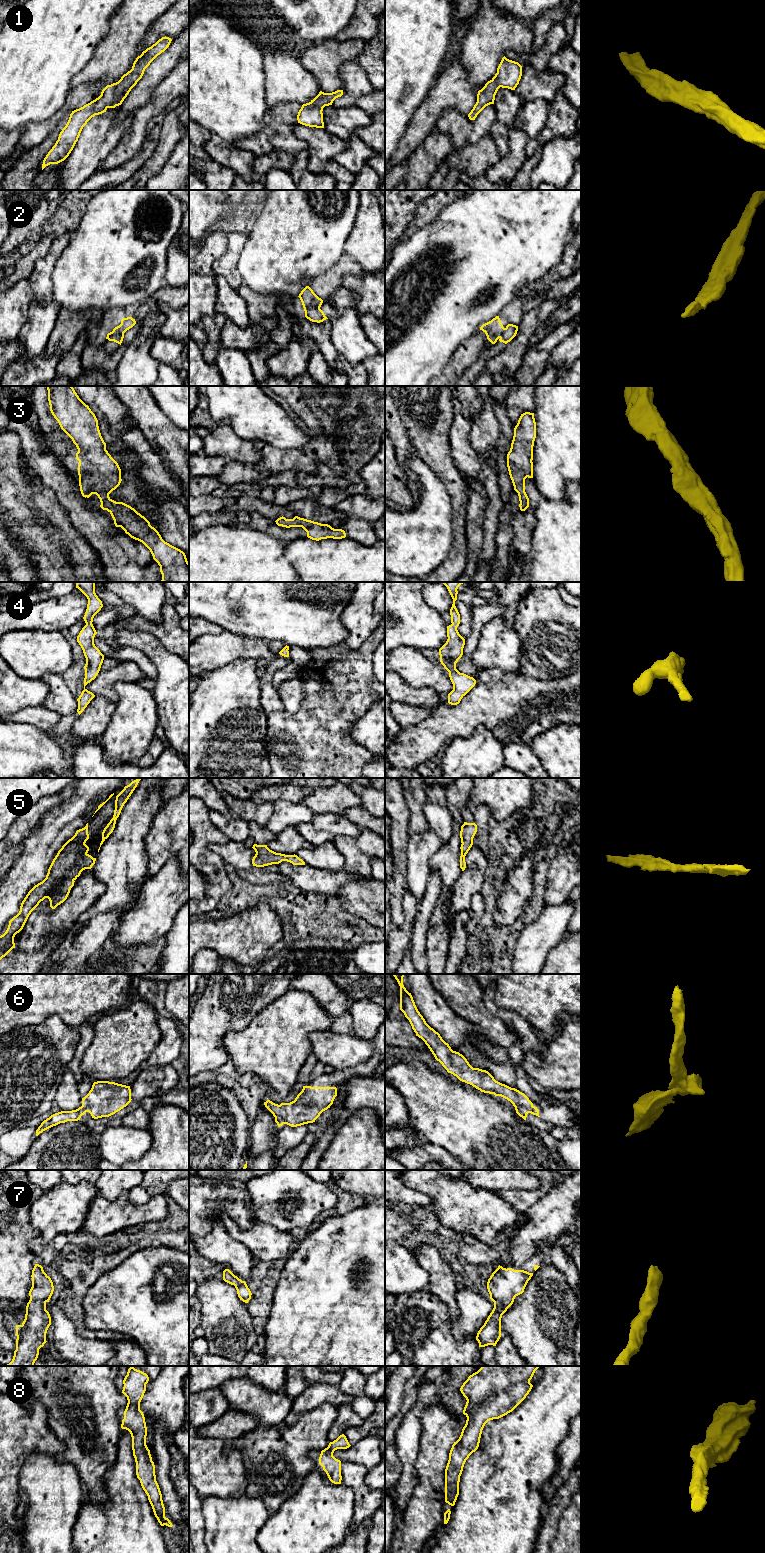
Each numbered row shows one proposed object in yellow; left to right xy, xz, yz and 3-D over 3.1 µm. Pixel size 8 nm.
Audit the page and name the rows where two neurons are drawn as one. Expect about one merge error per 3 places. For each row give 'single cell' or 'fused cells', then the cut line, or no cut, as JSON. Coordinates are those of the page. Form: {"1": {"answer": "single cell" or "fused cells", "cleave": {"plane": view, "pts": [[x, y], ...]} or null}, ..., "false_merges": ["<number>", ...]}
{"1": {"answer": "single cell", "cleave": null}, "2": {"answer": "fused cells", "cleave": {"plane": "xz", "pts": [[304, 307], [319, 308]]}}, "3": {"answer": "single cell", "cleave": null}, "4": {"answer": "single cell", "cleave": null}, "5": {"answer": "single cell", "cleave": null}, "6": {"answer": "single cell", "cleave": null}, "7": {"answer": "single cell", "cleave": null}, "8": {"answer": "single cell", "cleave": null}, "false_merges": ["2"]}

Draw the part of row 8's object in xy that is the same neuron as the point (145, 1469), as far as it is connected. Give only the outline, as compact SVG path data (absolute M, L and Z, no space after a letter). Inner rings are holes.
M131 1366L123 1380L122 1393L127 1397L128 1403L124 1411L121 1428L130 1432L132 1437L132 1450L136 1462L136 1475L141 1486L148 1496L155 1517L161 1526L172 1527L172 1523L165 1517L165 1507L162 1494L156 1481L155 1465L150 1450L146 1445L147 1427L140 1402L146 1391L149 1377L146 1373Z

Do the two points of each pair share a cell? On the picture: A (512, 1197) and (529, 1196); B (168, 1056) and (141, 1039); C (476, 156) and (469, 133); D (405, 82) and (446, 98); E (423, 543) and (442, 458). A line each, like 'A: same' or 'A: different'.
A: same
B: different
C: different
D: different
E: different

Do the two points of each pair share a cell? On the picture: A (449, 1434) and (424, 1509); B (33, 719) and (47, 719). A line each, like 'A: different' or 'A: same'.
A: same
B: same

